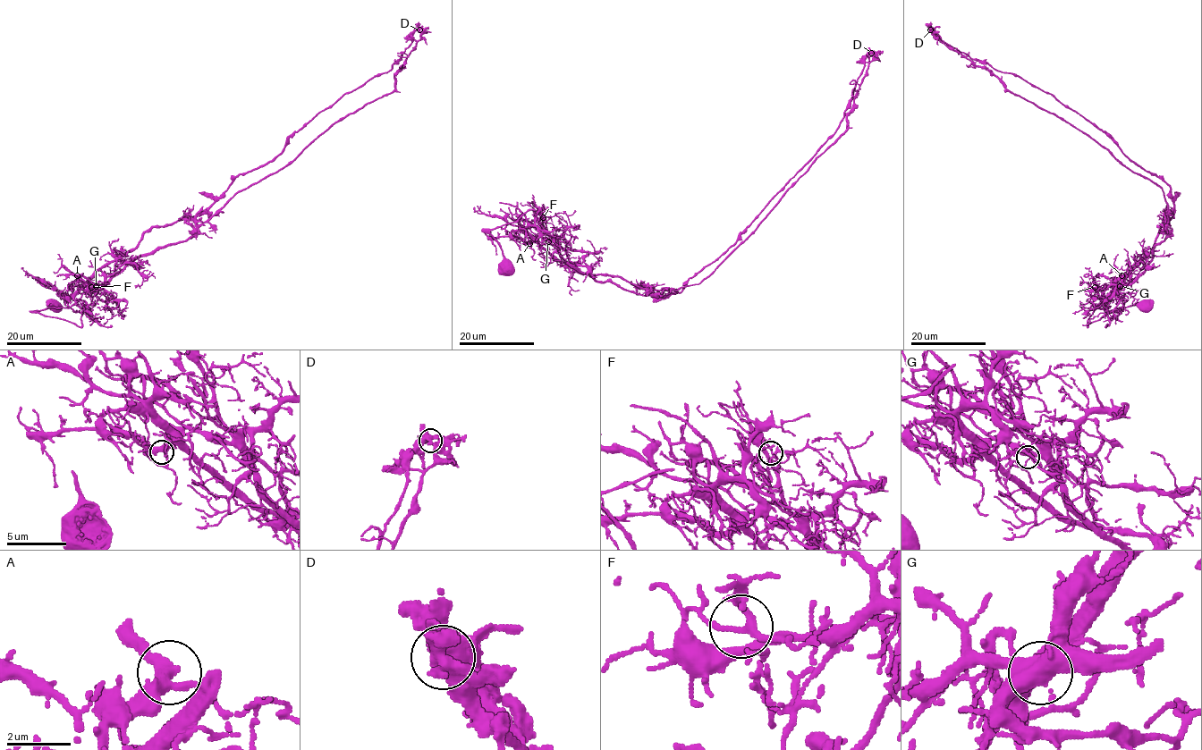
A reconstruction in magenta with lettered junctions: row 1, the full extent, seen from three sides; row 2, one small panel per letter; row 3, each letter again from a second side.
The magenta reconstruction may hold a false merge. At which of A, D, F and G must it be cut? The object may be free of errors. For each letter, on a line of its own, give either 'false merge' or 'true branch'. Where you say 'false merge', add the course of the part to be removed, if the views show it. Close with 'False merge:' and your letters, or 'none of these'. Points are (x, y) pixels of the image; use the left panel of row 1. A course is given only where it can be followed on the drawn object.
A: true branch
D: false merge | (419, 30), (387, 72), (323, 110), (279, 154), (240, 173), (208, 207), (152, 227), (71, 295), (21, 267)
F: true branch
G: true branch
False merge: D

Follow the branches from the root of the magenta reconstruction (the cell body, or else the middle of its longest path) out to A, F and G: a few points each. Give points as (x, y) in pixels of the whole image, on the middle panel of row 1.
A: (507, 265), (491, 231), (516, 222), (528, 211), (534, 210), (535, 223), (527, 227), (529, 243)
F: (507, 265), (499, 242), (490, 231), (516, 222), (530, 210), (534, 210), (536, 219), (529, 224), (543, 217)
G: (507, 265), (491, 231), (516, 222), (528, 211), (534, 210), (543, 231), (553, 238), (548, 241)

